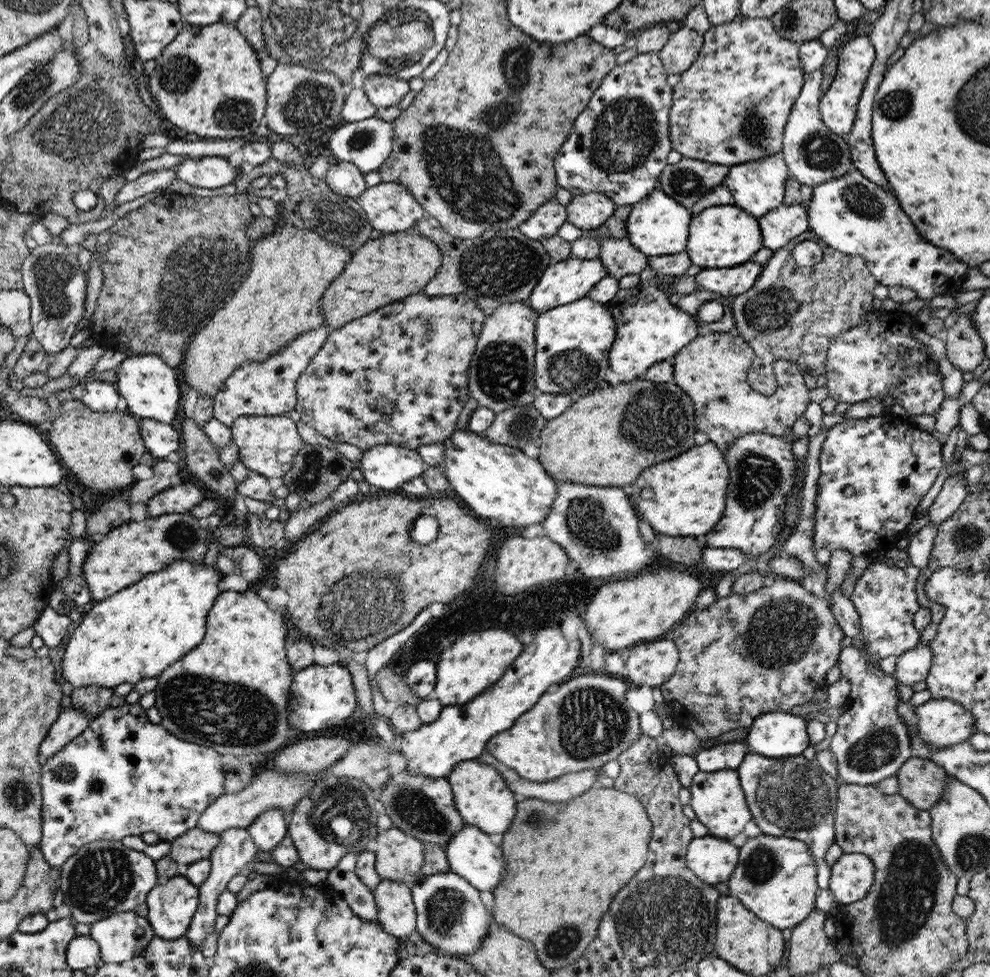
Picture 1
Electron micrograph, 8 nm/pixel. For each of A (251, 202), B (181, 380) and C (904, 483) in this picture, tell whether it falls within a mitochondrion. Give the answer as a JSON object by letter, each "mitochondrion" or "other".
{"A":"other","B":"other","C":"other"}

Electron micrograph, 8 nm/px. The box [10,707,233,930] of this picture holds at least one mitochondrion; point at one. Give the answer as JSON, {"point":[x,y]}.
{"point":[100,880]}

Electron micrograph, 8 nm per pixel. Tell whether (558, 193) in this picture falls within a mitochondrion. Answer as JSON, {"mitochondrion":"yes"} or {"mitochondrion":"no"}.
{"mitochondrion":"no"}

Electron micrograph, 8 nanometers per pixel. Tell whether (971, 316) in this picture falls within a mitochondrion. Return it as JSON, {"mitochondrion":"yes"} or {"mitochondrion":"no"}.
{"mitochondrion":"no"}

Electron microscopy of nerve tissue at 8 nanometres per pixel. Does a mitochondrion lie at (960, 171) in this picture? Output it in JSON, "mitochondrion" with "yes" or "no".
{"mitochondrion":"no"}

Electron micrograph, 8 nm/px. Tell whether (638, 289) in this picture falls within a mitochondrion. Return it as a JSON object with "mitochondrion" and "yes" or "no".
{"mitochondrion":"no"}

